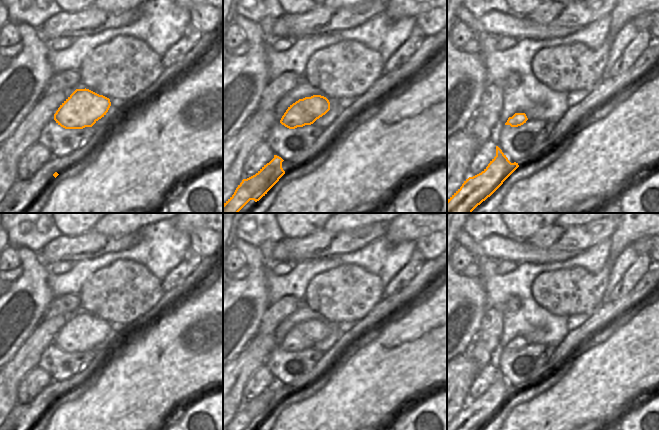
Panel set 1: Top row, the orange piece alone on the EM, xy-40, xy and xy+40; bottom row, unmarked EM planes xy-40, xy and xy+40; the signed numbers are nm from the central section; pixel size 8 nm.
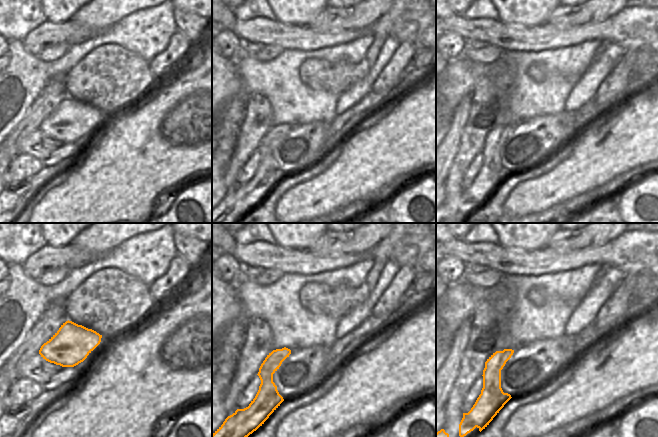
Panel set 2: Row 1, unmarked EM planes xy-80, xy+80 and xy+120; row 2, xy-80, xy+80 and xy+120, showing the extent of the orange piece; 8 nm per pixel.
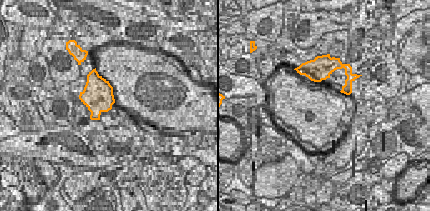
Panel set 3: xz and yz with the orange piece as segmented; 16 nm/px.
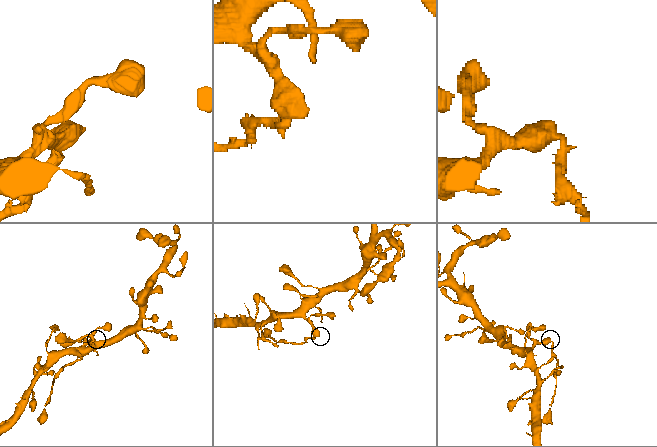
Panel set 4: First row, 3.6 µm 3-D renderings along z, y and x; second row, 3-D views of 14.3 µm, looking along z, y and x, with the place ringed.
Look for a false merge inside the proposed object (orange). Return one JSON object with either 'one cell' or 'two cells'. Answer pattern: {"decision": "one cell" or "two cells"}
{"decision": "two cells"}

